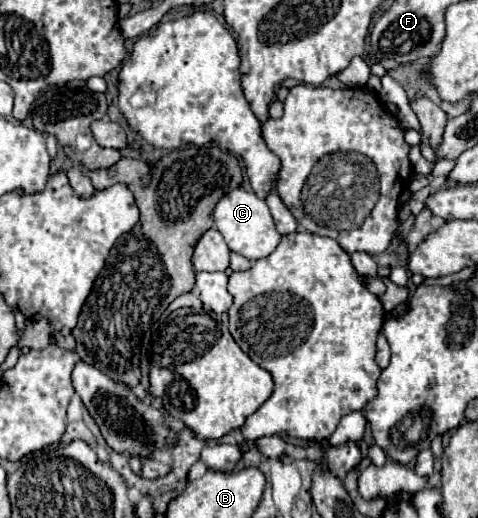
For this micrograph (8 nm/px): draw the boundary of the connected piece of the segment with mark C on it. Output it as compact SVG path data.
M241 186L235 188L233 192L225 194L217 202L213 218L215 218L215 228L223 234L229 250L237 252L237 254L241 254L253 262L269 256L277 248L277 244L281 242L281 234L277 232L277 228L273 224L273 216L269 212L265 200L257 198L253 192L243 190Z

